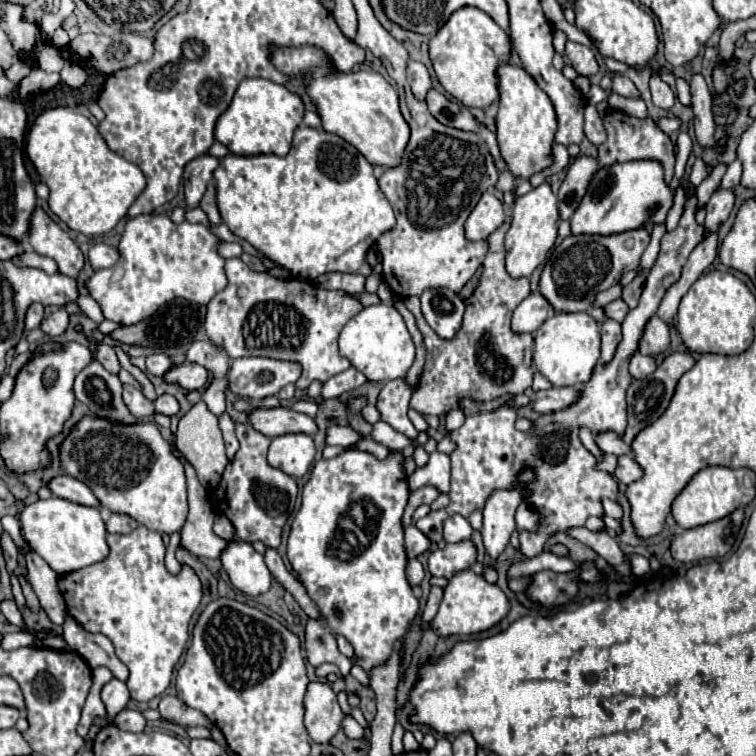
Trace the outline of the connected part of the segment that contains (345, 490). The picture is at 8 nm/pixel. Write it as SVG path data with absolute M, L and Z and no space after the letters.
M356 449L344 451L342 455L330 461L318 461L312 467L310 479L302 489L302 505L296 513L288 537L288 561L298 573L300 581L306 585L308 595L320 607L324 621L310 619L306 625L306 653L308 661L316 667L324 661L336 663L340 673L346 675L352 667L352 661L344 657L334 643L334 635L344 635L354 651L356 661L370 671L374 663L384 663L390 657L392 643L404 639L410 621L418 613L418 599L412 595L410 583L406 579L406 547L404 547L404 529L402 513L408 501L408 481L404 473L404 455L402 451L390 449L386 461L378 461L372 453Z

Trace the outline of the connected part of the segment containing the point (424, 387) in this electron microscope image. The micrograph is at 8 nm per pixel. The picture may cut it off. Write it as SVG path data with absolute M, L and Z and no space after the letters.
M504 223L488 237L490 249L484 259L484 269L478 287L464 301L466 313L462 319L462 327L454 335L454 339L442 339L431 329L421 313L418 296L408 297L404 301L424 335L424 345L428 351L426 365L410 401L410 407L422 415L444 417L448 411L458 409L462 399L484 403L508 393L524 393L532 385L534 339L530 333L514 333L510 329L512 313L516 305L530 295L530 285L526 279L512 279L504 269L504 235L509 227L509 223Z

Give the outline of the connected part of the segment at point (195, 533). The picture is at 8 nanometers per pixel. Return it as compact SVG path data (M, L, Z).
M172 449L178 459L184 461L184 471L188 479L188 519L182 527L182 541L180 545L186 547L190 553L206 559L218 559L222 547L226 547L228 541L216 537L212 533L212 505L208 499L206 489L200 485L198 475L194 467L176 451Z

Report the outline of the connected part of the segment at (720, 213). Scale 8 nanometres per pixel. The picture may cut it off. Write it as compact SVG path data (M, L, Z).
M718 187L712 193L712 197L706 205L706 223L704 223L706 231L716 231L728 219L730 211L734 207L734 201L736 201L736 197L734 197L732 189Z

